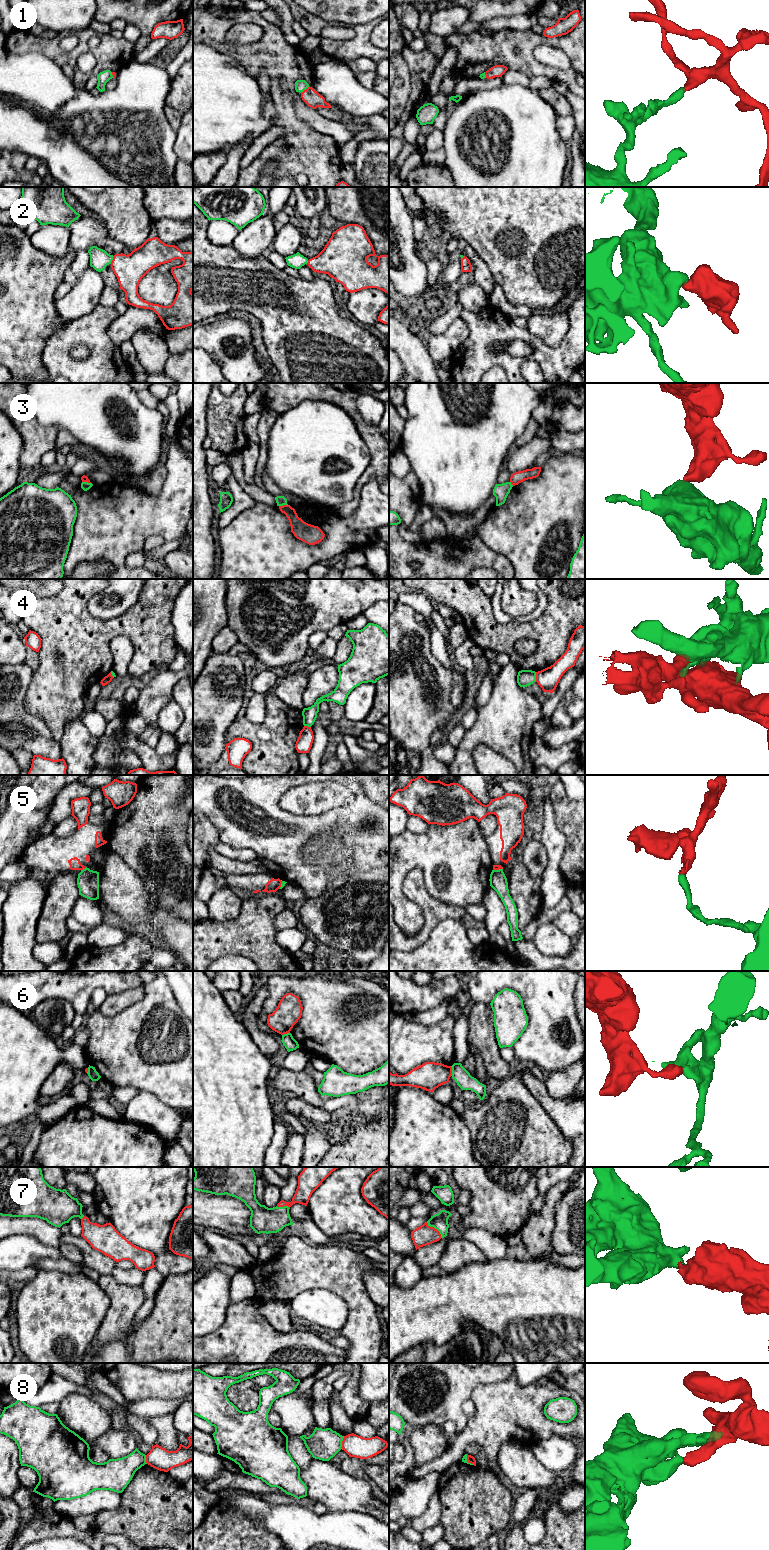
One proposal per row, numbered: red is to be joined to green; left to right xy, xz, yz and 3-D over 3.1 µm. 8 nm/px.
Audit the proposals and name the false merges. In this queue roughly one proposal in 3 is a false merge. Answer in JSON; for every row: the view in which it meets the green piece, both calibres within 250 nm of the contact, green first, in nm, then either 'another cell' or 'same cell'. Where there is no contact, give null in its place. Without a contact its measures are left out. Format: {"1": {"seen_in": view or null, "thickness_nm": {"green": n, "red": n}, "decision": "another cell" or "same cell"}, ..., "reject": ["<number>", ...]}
{"1": {"seen_in": "xz", "thickness_nm": {"green": 100, "red": 140}, "decision": "same cell"}, "2": {"seen_in": "xy", "thickness_nm": {"green": 160, "red": 240}, "decision": "same cell"}, "3": {"seen_in": "xz", "thickness_nm": {"green": 80, "red": 140}, "decision": "another cell"}, "4": {"seen_in": "yz", "thickness_nm": {"green": 130, "red": 170}, "decision": "another cell"}, "5": {"seen_in": "xy", "thickness_nm": {"green": 180, "red": 90}, "decision": "another cell"}, "6": {"seen_in": "yz", "thickness_nm": {"green": 140, "red": 220}, "decision": "another cell"}, "7": {"seen_in": "yz", "thickness_nm": {"green": 130, "red": 160}, "decision": "same cell"}, "8": {"seen_in": "xz", "thickness_nm": {"green": 260, "red": 180}, "decision": "another cell"}, "reject": ["3", "4", "5", "6", "8"]}

